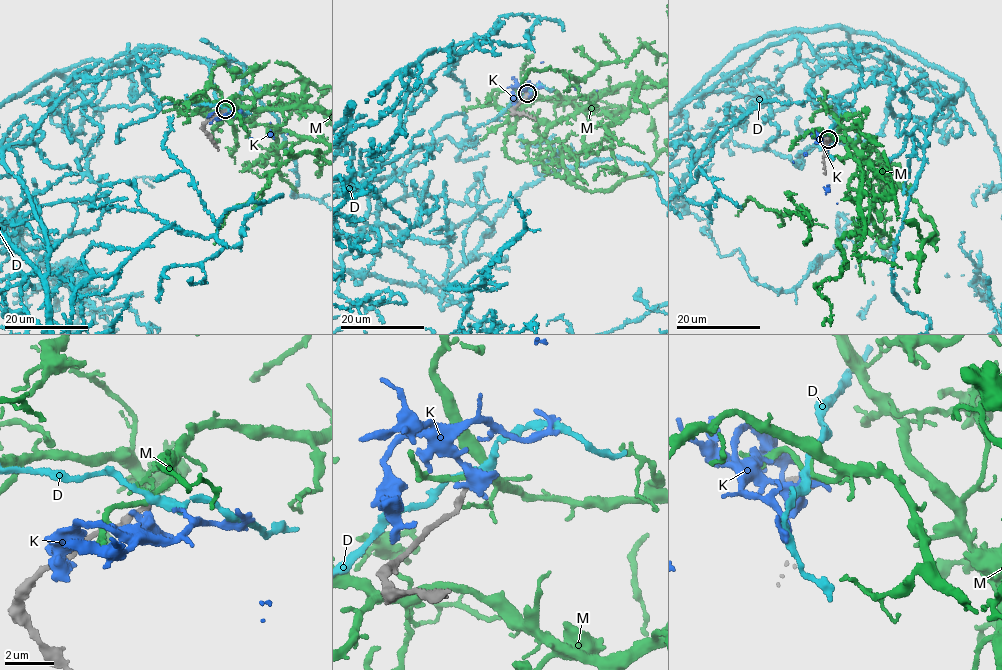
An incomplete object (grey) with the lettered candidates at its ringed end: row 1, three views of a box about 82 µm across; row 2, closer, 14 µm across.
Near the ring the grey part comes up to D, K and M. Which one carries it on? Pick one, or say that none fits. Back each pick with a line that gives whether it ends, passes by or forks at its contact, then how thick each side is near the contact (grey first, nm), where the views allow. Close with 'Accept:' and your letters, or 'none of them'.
D: it passes by | 180/300 nm
Accept: D

